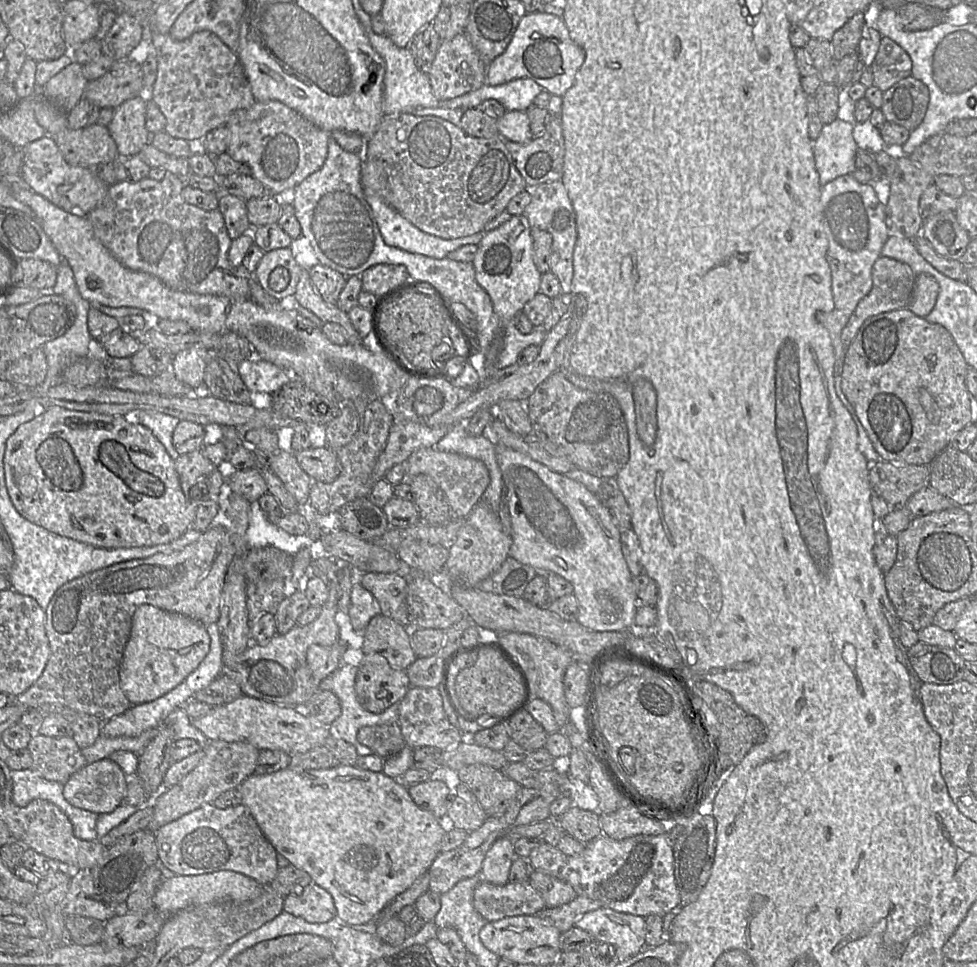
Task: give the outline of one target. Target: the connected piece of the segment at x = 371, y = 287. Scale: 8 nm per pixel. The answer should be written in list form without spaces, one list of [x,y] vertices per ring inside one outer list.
[[[394,264],[374,265],[361,273],[360,277],[362,280],[362,291],[376,296],[410,278],[404,265]]]

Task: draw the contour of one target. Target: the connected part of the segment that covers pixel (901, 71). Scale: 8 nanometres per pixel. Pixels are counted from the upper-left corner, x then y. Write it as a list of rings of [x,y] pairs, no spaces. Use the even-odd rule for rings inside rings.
[[[882,37],[871,68],[873,85],[884,92],[900,80],[911,76],[912,60],[899,44],[889,37]]]

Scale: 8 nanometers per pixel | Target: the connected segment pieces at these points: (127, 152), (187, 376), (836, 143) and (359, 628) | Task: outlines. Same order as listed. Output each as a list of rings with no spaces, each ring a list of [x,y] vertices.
[[[145,94],[126,100],[114,108],[114,116],[107,128],[113,137],[119,159],[138,155],[150,143],[151,134],[146,129]]]
[[[195,344],[173,356],[171,370],[175,377],[194,391],[205,392],[203,377],[211,351]]]
[[[836,118],[825,124],[813,142],[816,170],[823,186],[856,170],[858,147],[853,137],[853,126]]]
[[[359,582],[351,590],[351,606],[348,616],[356,634],[363,634],[370,620],[381,614],[380,605],[373,595]]]

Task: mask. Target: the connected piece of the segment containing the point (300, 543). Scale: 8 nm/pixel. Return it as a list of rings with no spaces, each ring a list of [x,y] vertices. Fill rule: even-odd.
[[[252,503],[246,543],[249,549],[271,546],[294,556],[302,548],[310,550],[313,540],[307,535],[291,535],[280,529],[269,520],[257,503]]]

